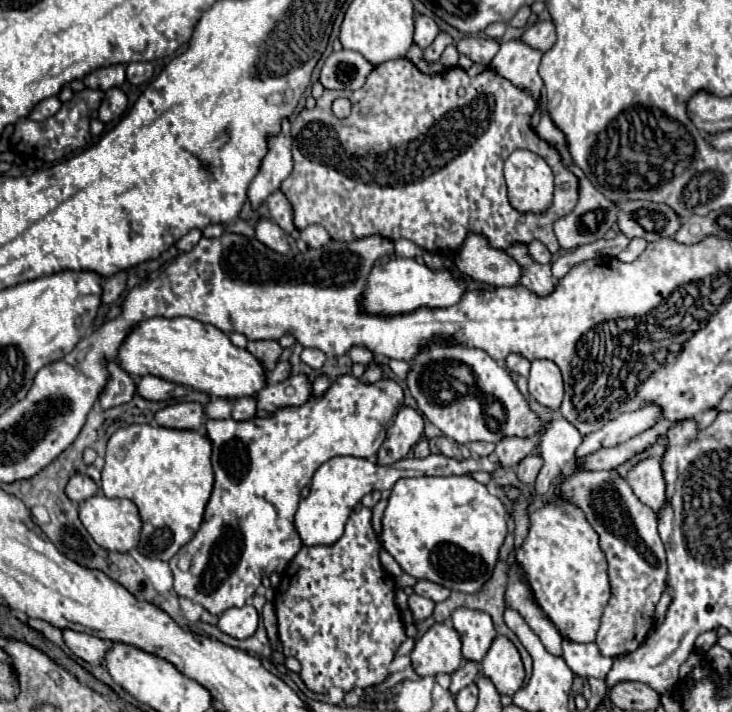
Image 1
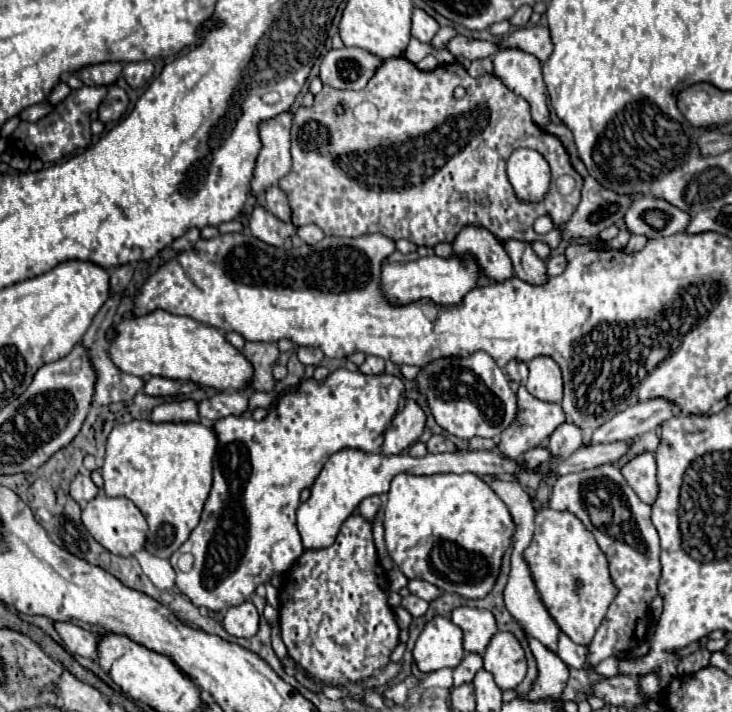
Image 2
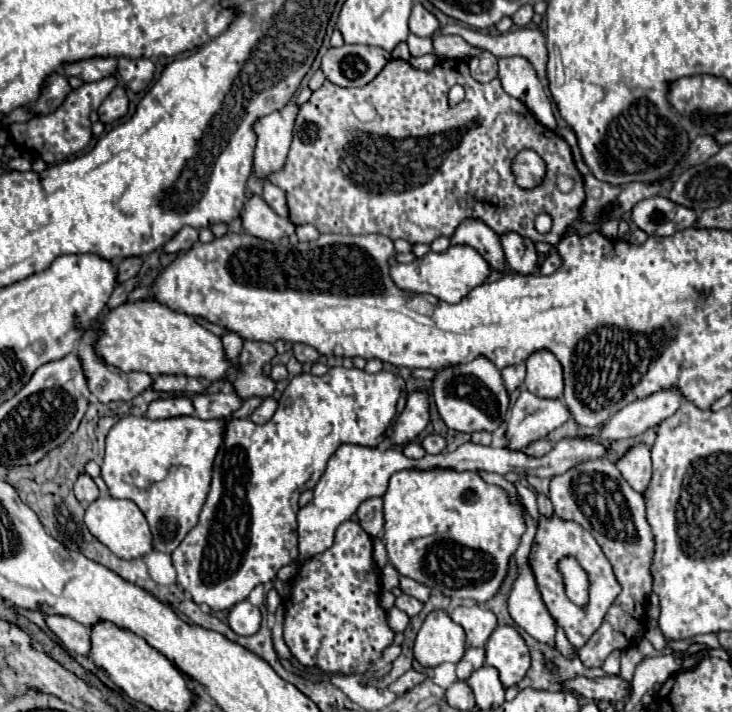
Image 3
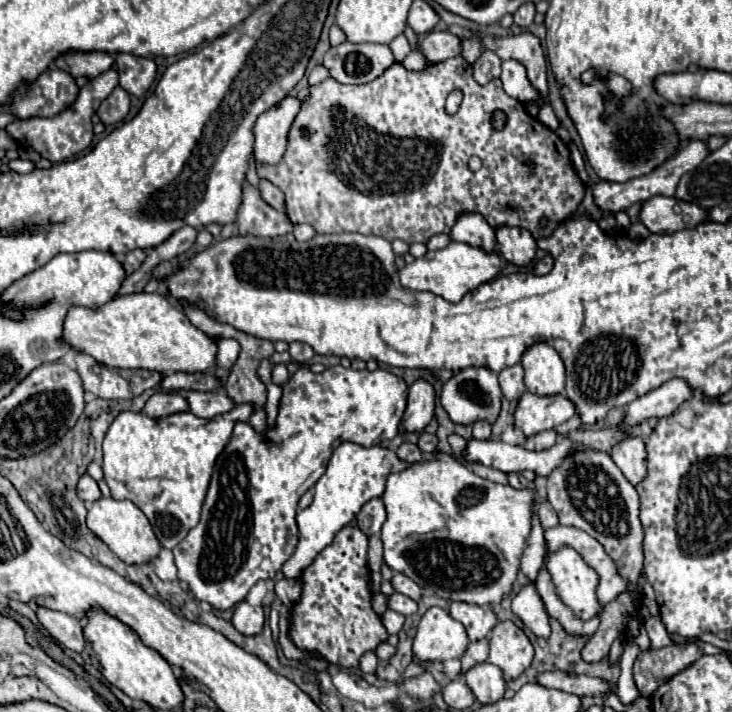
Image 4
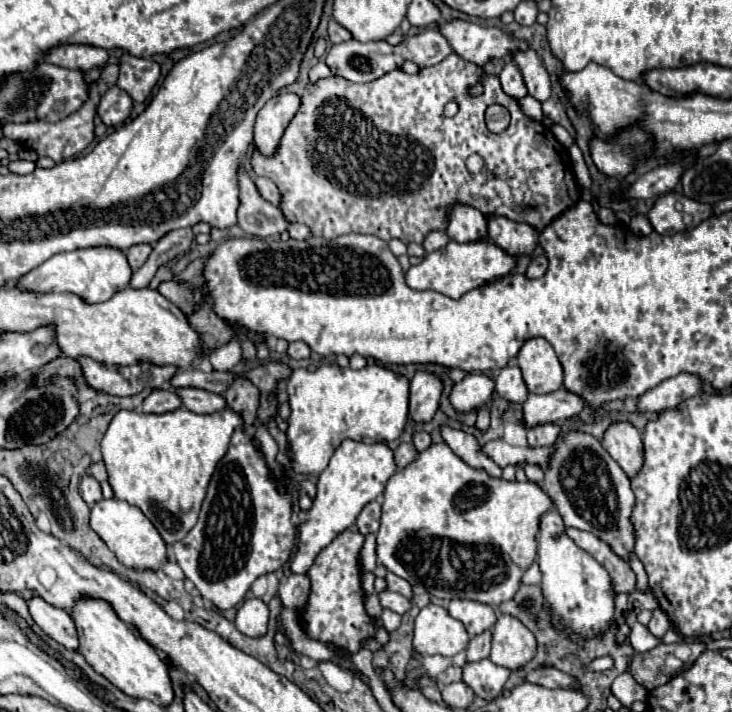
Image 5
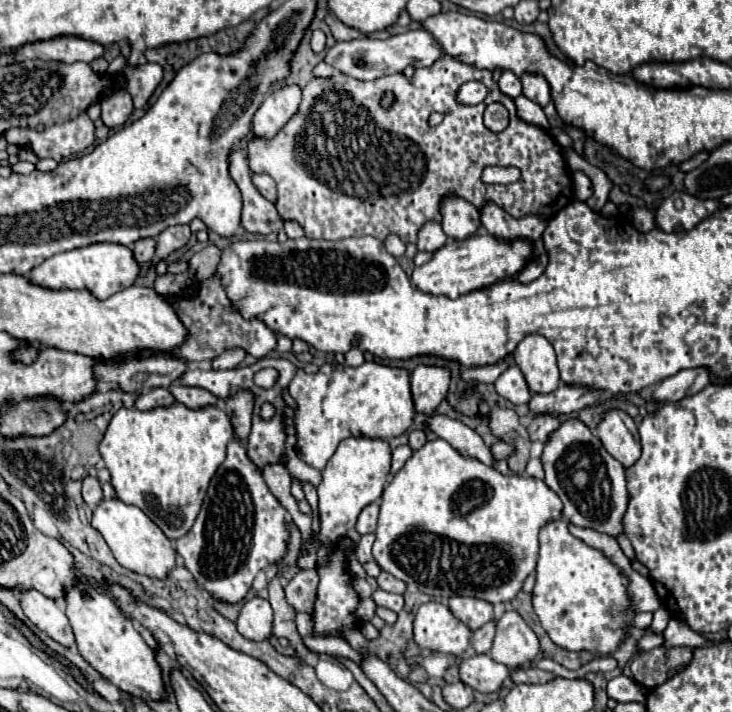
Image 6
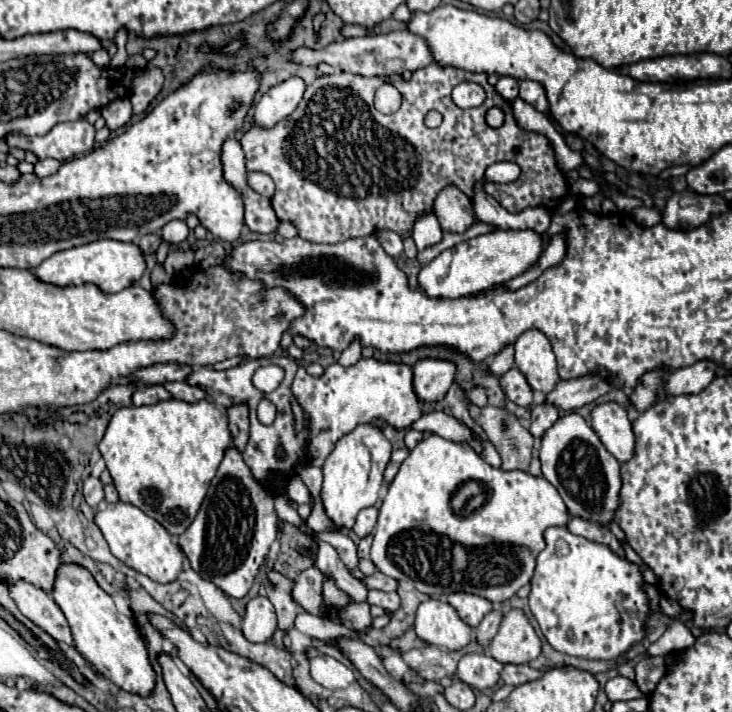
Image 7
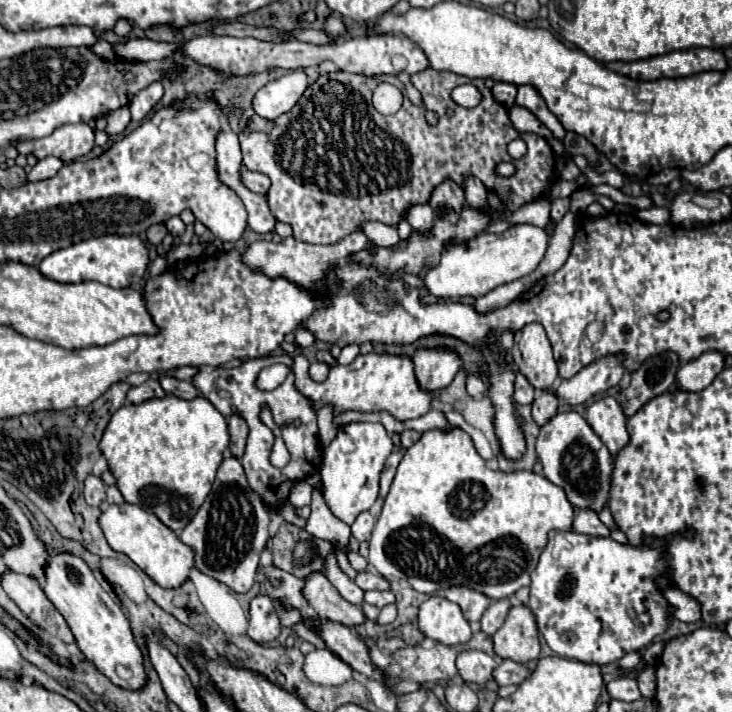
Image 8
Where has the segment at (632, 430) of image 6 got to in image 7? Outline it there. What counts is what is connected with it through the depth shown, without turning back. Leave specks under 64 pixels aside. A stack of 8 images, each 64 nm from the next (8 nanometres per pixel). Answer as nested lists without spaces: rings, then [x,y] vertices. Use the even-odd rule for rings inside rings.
[[[616,402],[598,404],[592,410],[592,428],[618,462],[626,462],[634,456],[632,422],[622,406]]]

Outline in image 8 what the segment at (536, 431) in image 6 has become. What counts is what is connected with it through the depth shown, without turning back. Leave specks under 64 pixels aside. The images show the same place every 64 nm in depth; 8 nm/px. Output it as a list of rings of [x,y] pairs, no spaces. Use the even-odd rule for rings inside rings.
[[[544,390],[544,392],[538,392],[536,400],[532,402],[532,416],[536,420],[538,426],[546,424],[548,418],[552,418],[556,414],[556,408],[558,408],[558,396],[554,394],[554,390]]]

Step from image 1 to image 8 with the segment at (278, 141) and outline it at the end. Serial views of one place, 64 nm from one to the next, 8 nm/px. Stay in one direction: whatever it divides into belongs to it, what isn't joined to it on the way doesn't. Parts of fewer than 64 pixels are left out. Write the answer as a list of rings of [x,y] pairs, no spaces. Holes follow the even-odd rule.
[[[296,70],[262,86],[252,98],[252,106],[262,118],[276,120],[280,114],[288,112],[298,102],[306,88],[308,76],[302,70]]]

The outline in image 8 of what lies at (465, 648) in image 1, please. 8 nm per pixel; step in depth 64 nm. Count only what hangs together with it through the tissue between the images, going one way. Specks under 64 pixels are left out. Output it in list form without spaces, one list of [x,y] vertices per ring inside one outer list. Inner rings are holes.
[[[456,586],[456,588],[448,588],[444,590],[444,596],[456,604],[460,604],[462,614],[468,622],[478,622],[480,616],[486,612],[486,608],[490,606],[488,596],[484,596],[482,592],[472,592],[472,588],[464,588],[464,586]]]

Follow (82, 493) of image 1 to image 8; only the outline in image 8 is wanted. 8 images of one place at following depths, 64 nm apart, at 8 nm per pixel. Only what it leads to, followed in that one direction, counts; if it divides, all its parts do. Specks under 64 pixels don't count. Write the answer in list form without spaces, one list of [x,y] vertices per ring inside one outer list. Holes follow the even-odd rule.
[[[88,476],[84,480],[84,498],[90,506],[100,506],[106,498],[106,484],[98,476]]]

